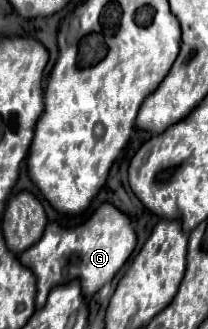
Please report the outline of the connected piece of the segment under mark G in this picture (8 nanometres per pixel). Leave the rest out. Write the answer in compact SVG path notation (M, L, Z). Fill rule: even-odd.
M109 202L101 204L99 210L95 210L95 214L81 226L63 228L57 222L49 224L43 238L19 256L19 262L29 268L37 280L35 308L41 310L45 306L51 288L67 284L71 280L79 280L83 296L91 298L121 270L121 266L131 256L135 244L137 238L129 218Z

